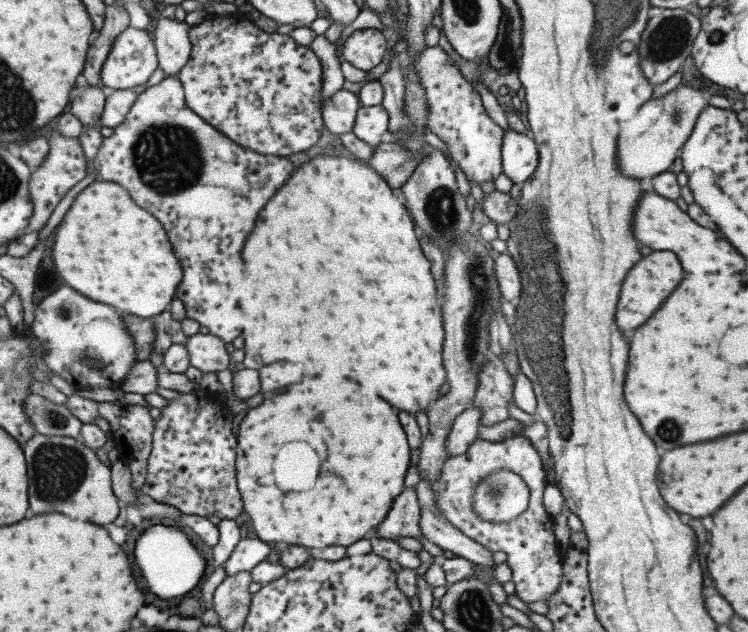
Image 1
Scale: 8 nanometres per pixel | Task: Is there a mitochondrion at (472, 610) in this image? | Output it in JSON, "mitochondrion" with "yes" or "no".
{"mitochondrion":"yes"}

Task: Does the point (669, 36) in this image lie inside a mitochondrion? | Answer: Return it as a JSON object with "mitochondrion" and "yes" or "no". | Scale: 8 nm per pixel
{"mitochondrion":"yes"}

